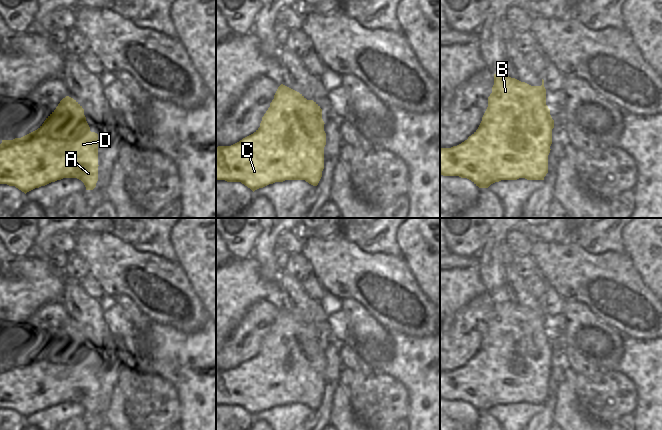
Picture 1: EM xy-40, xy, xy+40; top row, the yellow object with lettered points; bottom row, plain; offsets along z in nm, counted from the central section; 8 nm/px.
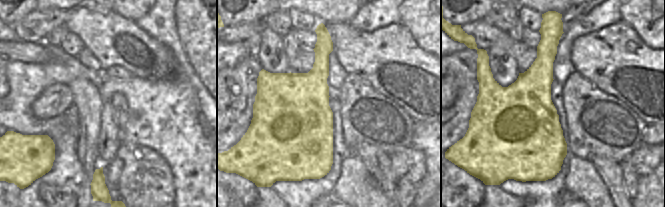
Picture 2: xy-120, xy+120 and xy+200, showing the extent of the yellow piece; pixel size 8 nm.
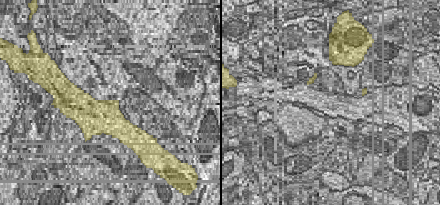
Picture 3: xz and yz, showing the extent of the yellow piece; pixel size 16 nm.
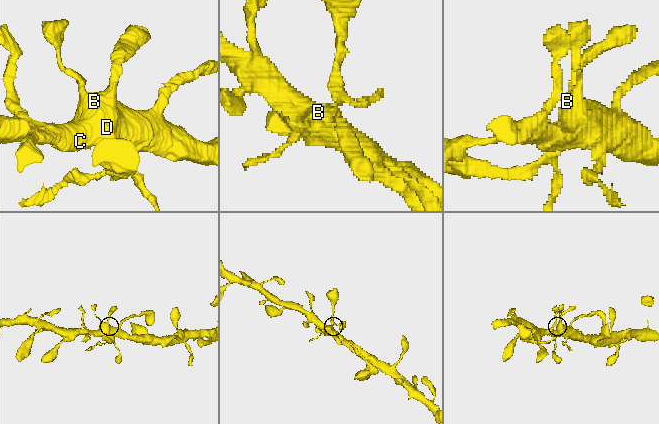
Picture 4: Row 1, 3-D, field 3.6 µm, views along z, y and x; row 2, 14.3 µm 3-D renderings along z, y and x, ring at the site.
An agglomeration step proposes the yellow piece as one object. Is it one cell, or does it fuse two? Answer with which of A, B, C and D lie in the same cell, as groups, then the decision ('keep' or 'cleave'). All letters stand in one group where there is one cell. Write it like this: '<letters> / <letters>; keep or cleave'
A B C D; keep

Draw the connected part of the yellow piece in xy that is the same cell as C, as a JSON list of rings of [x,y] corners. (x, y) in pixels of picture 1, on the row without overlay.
[[[281,308],[270,331],[262,341],[260,351],[253,358],[231,370],[216,372],[216,404],[241,406],[253,416],[269,408],[285,404],[305,404],[317,410],[324,393],[324,371],[326,369],[324,348],[322,333],[316,326],[307,324],[299,316]]]

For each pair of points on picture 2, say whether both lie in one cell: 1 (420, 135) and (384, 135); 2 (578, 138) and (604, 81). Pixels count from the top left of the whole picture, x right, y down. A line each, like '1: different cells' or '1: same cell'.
1: different cells
2: different cells

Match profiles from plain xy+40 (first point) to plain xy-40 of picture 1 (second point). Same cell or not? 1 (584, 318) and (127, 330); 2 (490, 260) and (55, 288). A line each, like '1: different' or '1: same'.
1: different
2: different

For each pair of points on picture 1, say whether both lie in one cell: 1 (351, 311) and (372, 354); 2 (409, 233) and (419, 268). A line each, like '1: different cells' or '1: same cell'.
1: same cell
2: same cell

